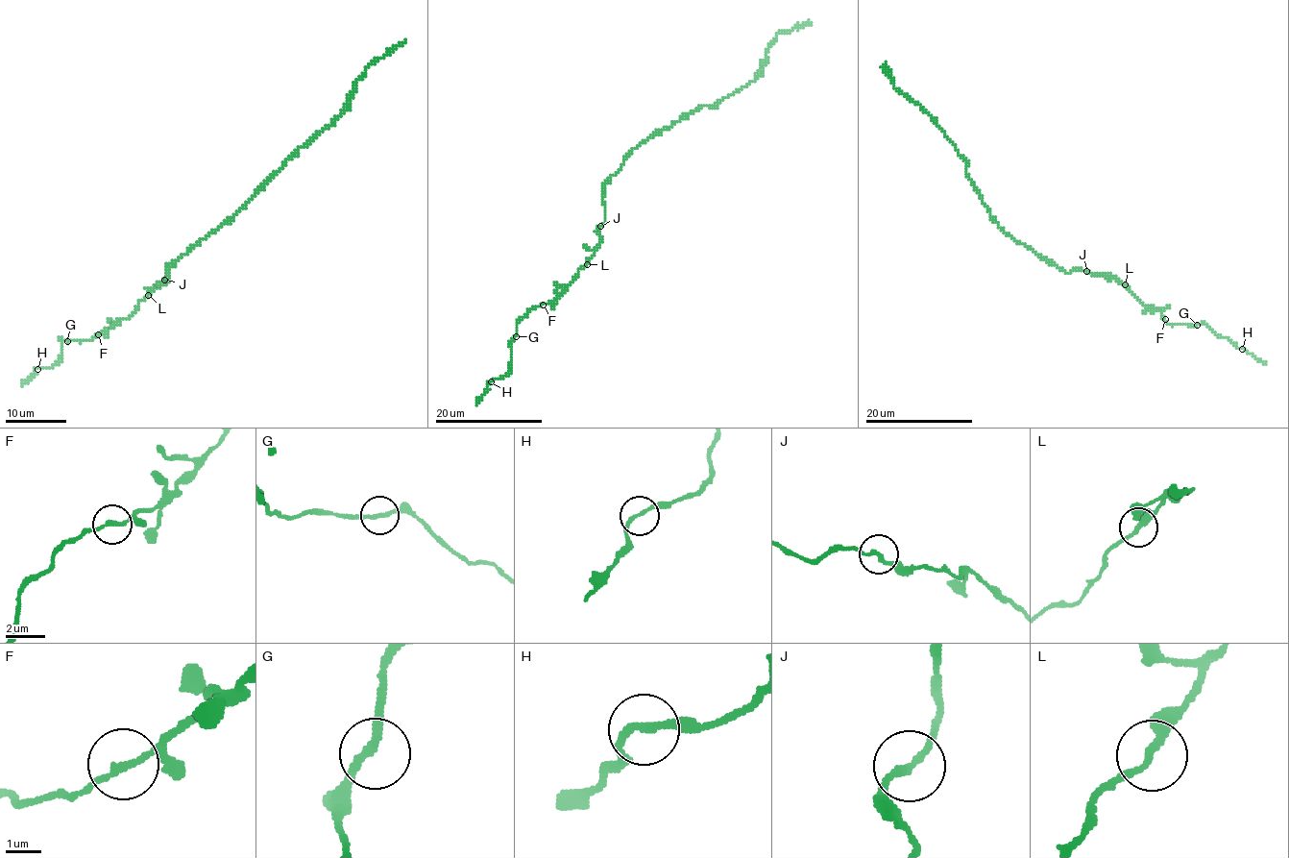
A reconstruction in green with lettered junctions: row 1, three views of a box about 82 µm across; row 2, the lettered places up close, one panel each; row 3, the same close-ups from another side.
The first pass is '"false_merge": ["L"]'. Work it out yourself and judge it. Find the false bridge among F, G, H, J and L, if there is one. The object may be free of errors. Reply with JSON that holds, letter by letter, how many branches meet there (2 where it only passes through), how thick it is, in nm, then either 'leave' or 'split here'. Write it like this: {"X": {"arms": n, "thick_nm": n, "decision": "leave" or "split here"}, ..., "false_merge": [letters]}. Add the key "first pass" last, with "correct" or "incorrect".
{"F": {"arms": 2, "thick_nm": 190, "decision": "leave"}, "G": {"arms": 2, "thick_nm": 200, "decision": "leave"}, "H": {"arms": 2, "thick_nm": 190, "decision": "leave"}, "J": {"arms": 2, "thick_nm": 190, "decision": "leave"}, "L": {"arms": 2, "thick_nm": 220, "decision": "leave"}, "false_merge": [], "first pass": "incorrect"}

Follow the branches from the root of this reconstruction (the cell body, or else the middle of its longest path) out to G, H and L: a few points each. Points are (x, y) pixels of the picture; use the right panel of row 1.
G: (1034, 253), (1067, 273), (1085, 270), (1090, 274), (1114, 277), (1146, 306), (1156, 308), (1170, 325), (1197, 325)
H: (1034, 253), (1067, 273), (1085, 270), (1114, 277), (1146, 306), (1156, 308), (1167, 323), (1206, 323), (1242, 349)
L: (1034, 253), (1067, 273), (1085, 270), (1090, 274), (1114, 277), (1125, 284)

